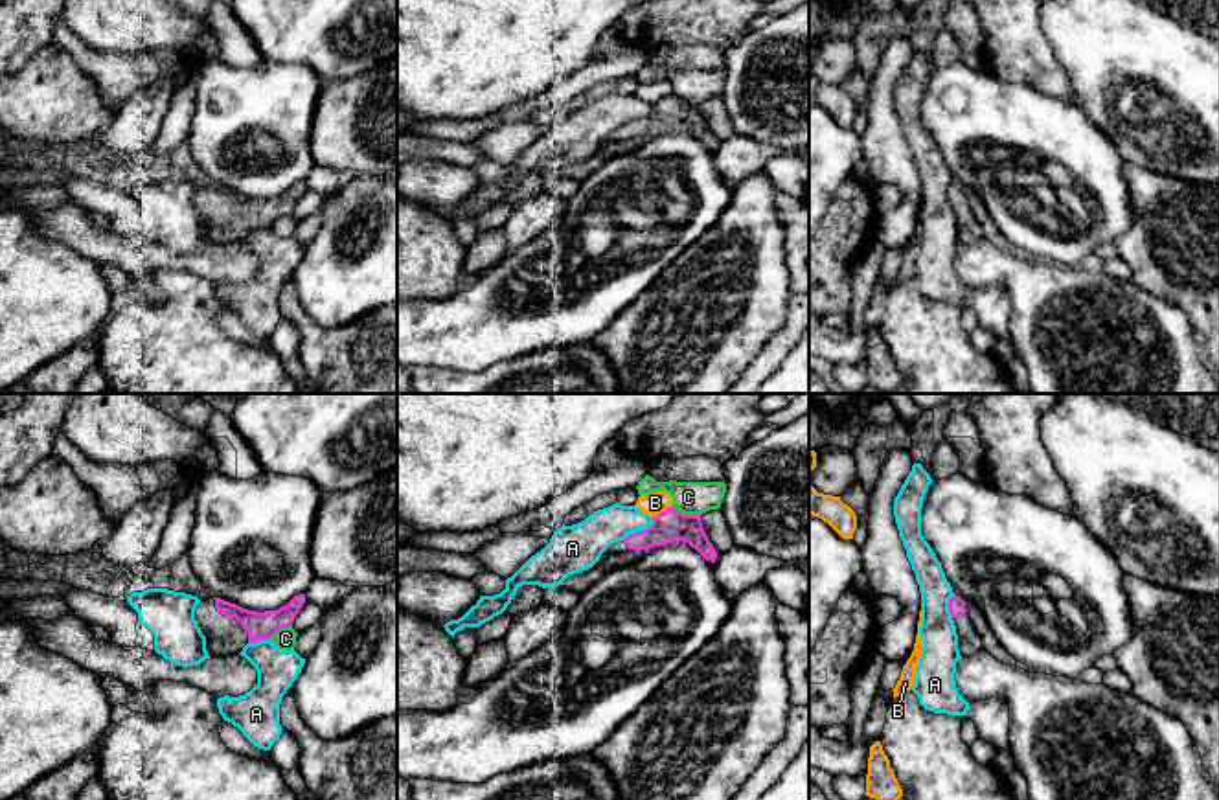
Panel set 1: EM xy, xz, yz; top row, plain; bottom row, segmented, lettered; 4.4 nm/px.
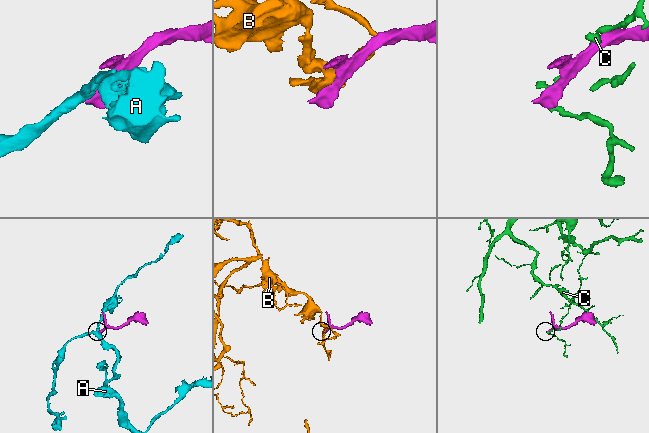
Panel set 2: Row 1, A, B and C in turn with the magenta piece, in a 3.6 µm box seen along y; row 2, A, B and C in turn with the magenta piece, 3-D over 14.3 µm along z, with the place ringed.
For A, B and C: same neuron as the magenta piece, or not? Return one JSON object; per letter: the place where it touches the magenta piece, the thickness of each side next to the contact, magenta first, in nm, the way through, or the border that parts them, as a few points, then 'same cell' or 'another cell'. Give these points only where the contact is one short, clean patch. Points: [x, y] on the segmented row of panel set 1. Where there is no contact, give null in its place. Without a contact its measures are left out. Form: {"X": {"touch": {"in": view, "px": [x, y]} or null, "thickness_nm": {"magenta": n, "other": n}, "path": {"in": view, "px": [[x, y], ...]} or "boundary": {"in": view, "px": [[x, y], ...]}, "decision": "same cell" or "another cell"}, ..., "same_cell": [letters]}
{"A": {"touch": {"in": "xz", "px": [638, 532]}, "thickness_nm": {"magenta": 140, "other": 190}, "boundary": {"in": "xz", "px": [[653, 517], [646, 528], [631, 532], [622, 539]]}, "decision": "another cell"}, "B": {"touch": {"in": "xz", "px": [662, 512]}, "thickness_nm": {"magenta": 140, "other": 100}, "decision": "another cell"}, "C": {"touch": {"in": "xz", "px": [686, 515]}, "thickness_nm": {"magenta": 140, "other": 140}, "decision": "another cell"}, "same_cell": []}

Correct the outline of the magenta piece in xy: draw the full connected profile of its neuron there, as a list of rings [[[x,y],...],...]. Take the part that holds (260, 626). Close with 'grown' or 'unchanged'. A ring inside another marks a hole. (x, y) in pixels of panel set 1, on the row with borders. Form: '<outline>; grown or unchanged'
[[[305,594],[294,596],[278,611],[248,611],[221,598],[200,601],[195,620],[206,636],[210,657],[239,655],[250,642],[270,640],[279,629],[291,627],[305,603]]]; grown

